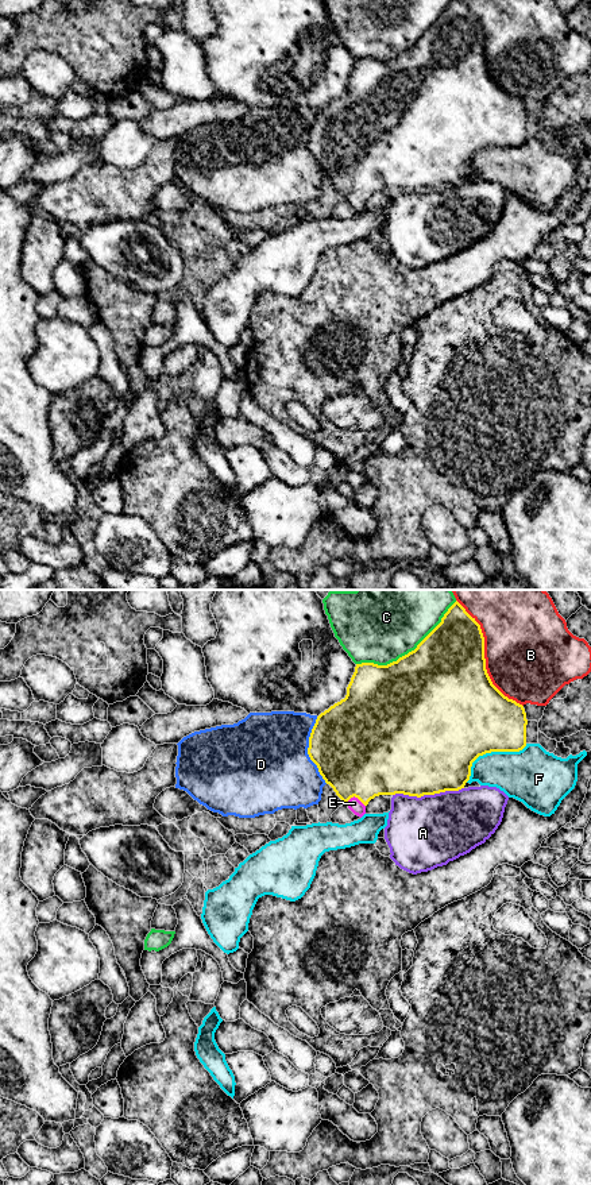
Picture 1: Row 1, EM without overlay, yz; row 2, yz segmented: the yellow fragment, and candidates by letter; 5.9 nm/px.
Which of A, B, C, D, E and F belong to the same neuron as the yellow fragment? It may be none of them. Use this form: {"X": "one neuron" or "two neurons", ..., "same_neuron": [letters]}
{"A": "two neurons", "B": "two neurons", "C": "two neurons", "D": "two neurons", "E": "one neuron", "F": "two neurons", "same_neuron": ["E"]}

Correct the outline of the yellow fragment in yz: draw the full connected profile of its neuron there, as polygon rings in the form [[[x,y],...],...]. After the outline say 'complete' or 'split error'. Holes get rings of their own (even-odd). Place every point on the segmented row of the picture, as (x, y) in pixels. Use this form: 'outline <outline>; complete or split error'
outline [[[456,601],[441,618],[441,622],[407,655],[399,657],[387,665],[374,663],[356,664],[355,672],[347,687],[347,695],[340,702],[321,713],[312,729],[309,737],[308,754],[317,765],[320,775],[329,784],[336,795],[358,817],[366,814],[366,806],[371,799],[379,795],[403,794],[421,798],[445,791],[459,791],[464,788],[471,776],[472,763],[486,753],[491,752],[519,752],[526,746],[526,713],[522,705],[505,696],[491,682],[484,659],[484,637],[480,625],[466,609]]]; split error

